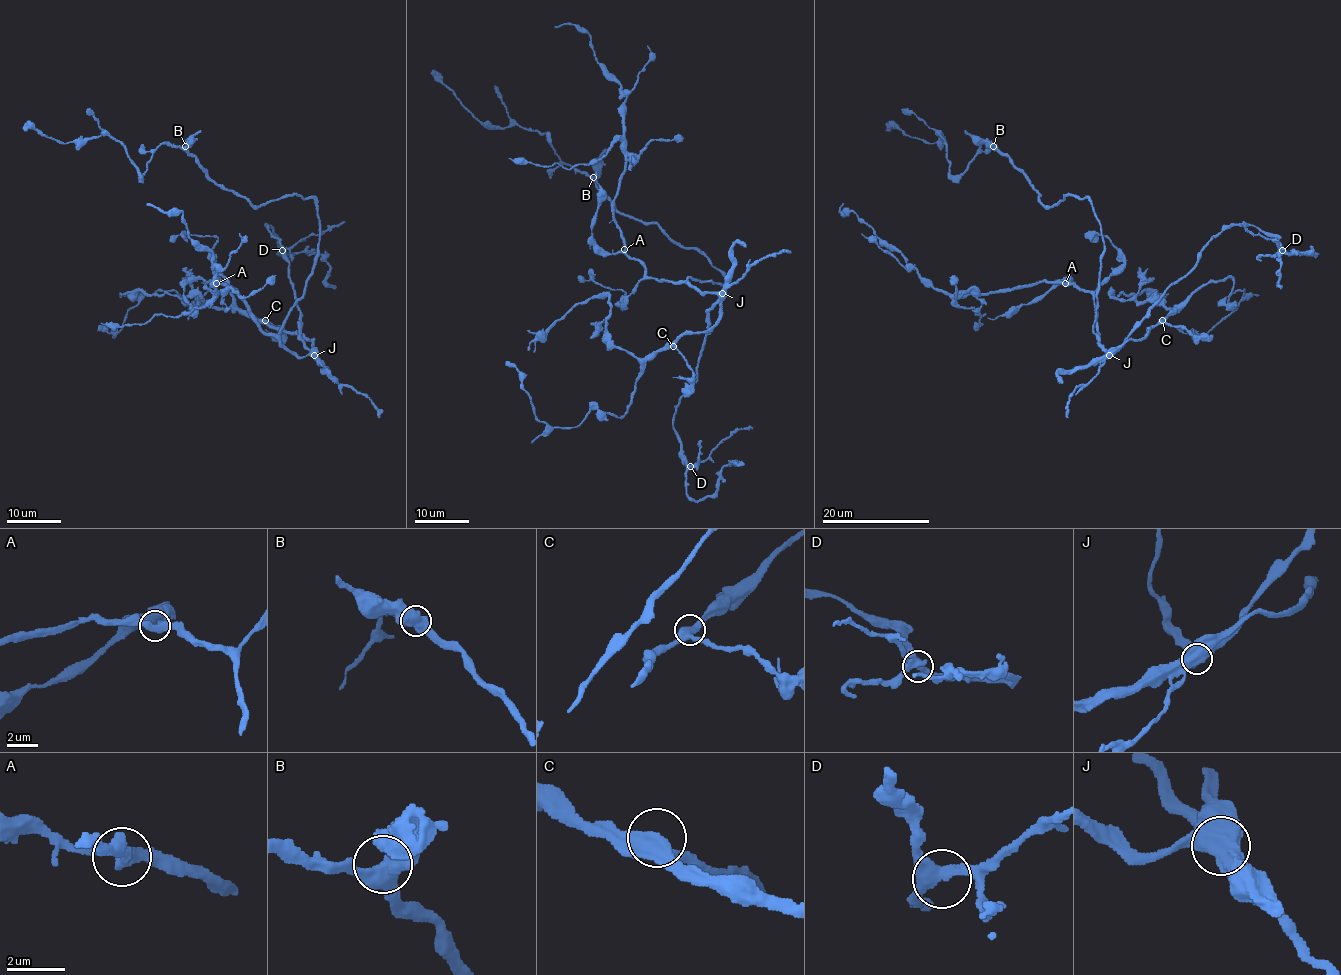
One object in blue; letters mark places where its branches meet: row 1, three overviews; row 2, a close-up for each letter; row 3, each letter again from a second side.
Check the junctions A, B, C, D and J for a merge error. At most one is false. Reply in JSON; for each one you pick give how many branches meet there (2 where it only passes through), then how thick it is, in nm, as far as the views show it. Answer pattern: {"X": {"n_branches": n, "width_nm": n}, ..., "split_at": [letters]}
{"J": {"n_branches": 3, "width_nm": 700}, "split_at": ["J"]}

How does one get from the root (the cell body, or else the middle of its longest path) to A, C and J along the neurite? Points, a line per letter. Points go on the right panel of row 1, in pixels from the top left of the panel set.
A: (1100, 270), (1094, 321), (1096, 335), (1094, 297), (1077, 286), (1065, 283)
C: (1100, 270), (1094, 333), (1109, 356), (1130, 339), (1141, 340), (1162, 320)
J: (1100, 270), (1094, 333), (1098, 344), (1109, 355)

